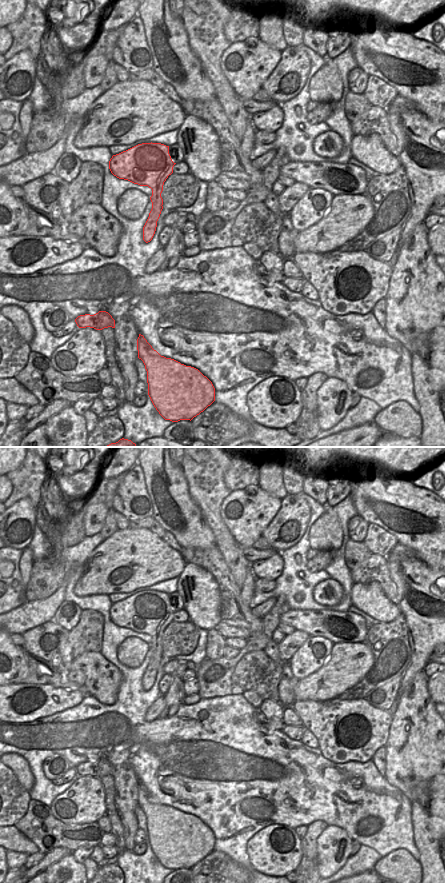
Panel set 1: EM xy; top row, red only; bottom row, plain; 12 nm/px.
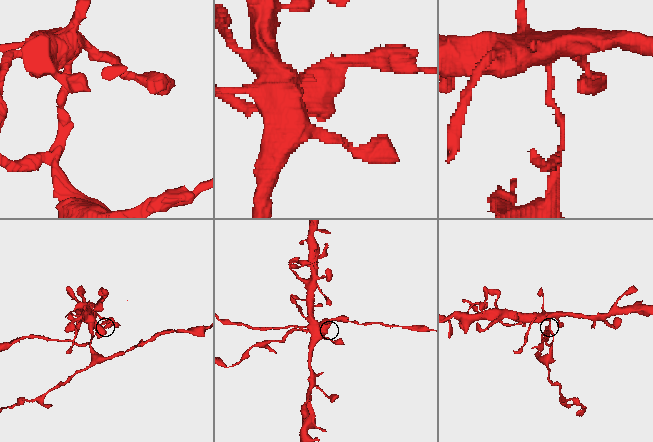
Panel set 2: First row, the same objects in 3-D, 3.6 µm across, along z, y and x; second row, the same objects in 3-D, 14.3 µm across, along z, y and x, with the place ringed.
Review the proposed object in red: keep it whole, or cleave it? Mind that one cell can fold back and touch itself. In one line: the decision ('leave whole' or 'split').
split

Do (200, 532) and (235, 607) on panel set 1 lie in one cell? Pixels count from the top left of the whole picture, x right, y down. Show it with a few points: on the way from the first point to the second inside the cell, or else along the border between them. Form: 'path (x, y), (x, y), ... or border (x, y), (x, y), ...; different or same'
border (215, 543), (207, 547), (183, 547); different

